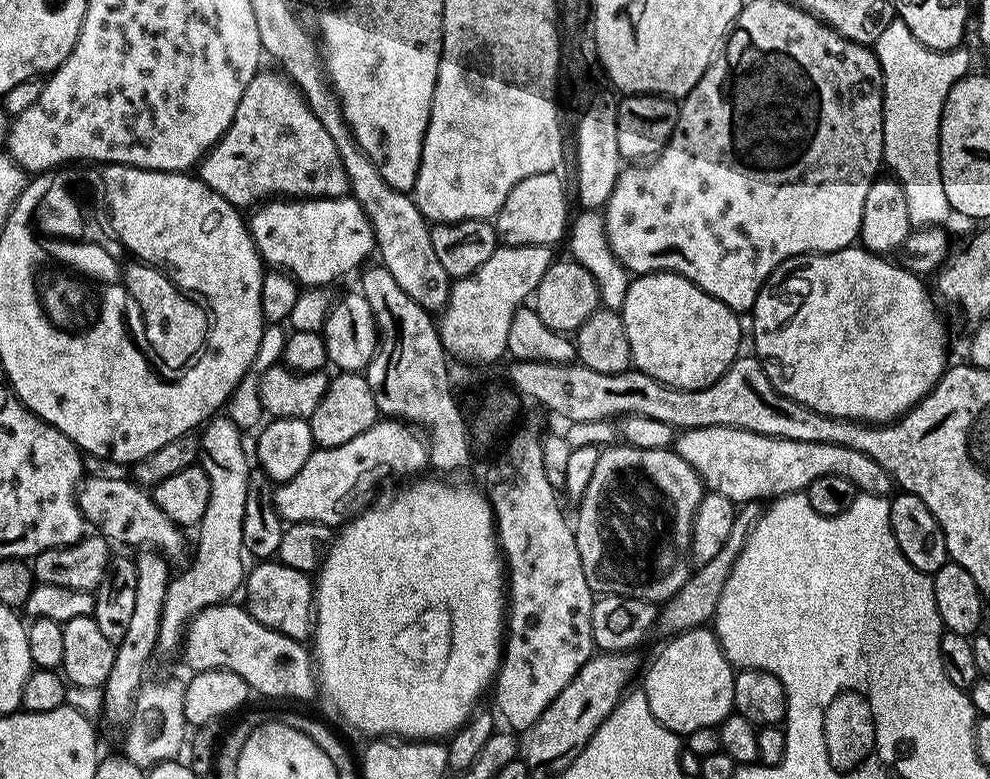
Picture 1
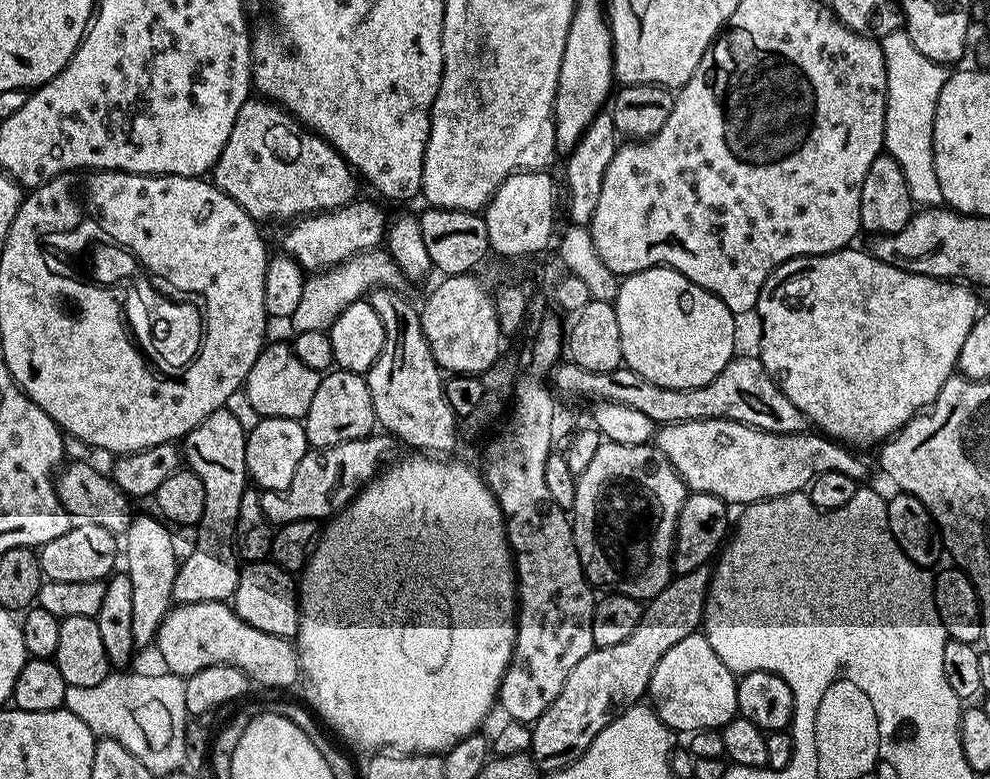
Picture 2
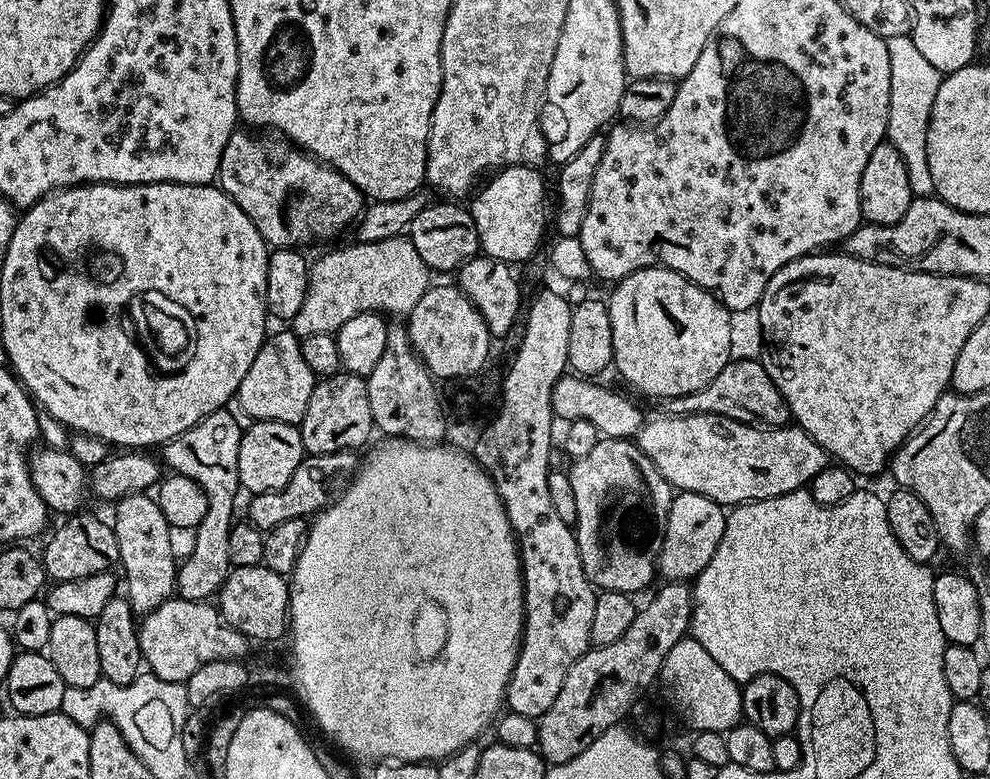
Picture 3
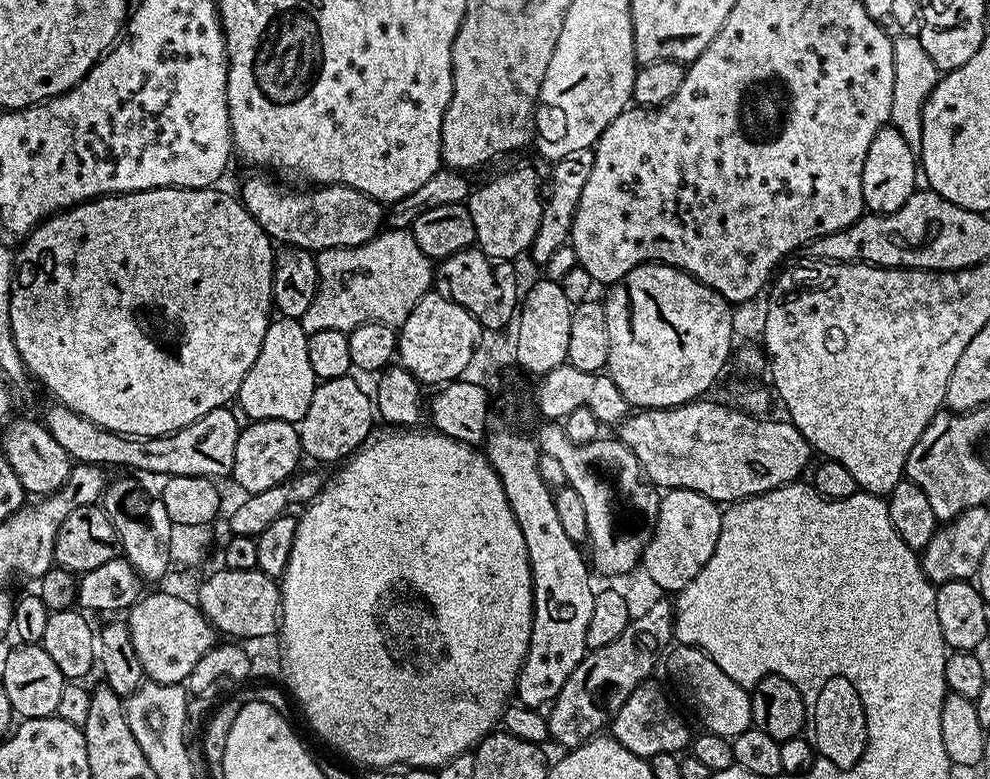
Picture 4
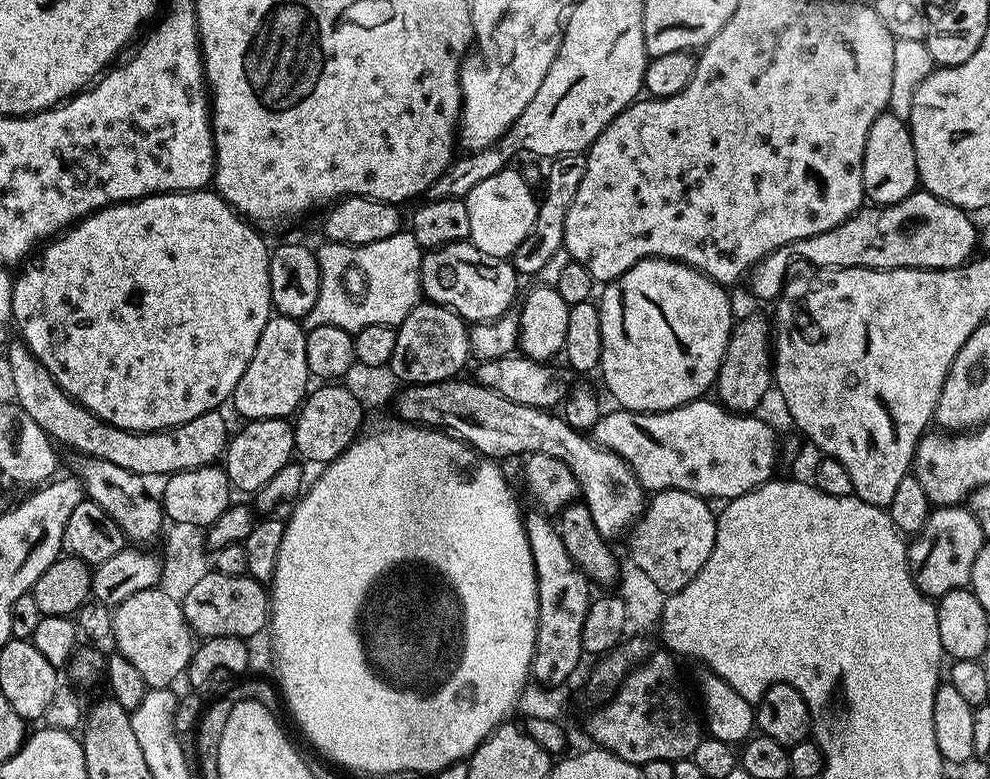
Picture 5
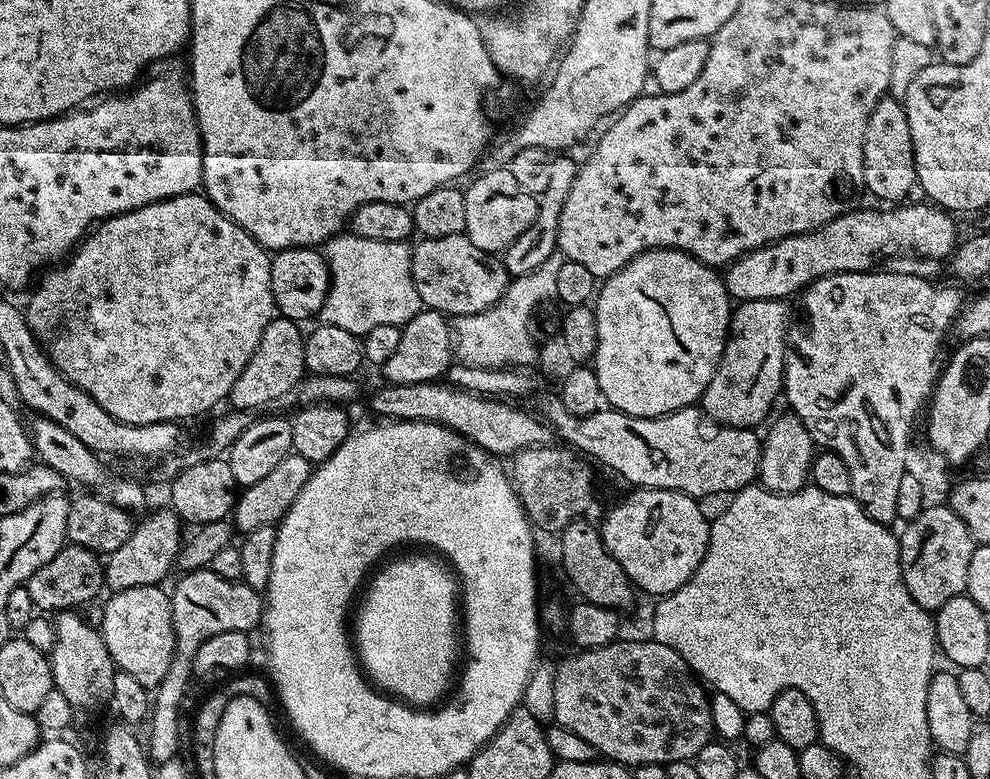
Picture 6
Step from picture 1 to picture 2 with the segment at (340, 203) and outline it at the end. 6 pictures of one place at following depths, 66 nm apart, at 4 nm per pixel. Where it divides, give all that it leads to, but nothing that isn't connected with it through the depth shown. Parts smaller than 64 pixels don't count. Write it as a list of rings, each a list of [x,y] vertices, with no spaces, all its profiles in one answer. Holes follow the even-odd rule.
[[[357,198],[344,208],[339,208],[333,212],[317,212],[315,216],[303,217],[291,225],[292,228],[284,236],[283,255],[294,258],[305,270],[323,270],[334,268],[344,260],[349,260],[351,256],[357,256],[359,252],[371,252],[379,249],[385,243],[388,235],[390,216],[387,216],[378,205],[372,200]]]

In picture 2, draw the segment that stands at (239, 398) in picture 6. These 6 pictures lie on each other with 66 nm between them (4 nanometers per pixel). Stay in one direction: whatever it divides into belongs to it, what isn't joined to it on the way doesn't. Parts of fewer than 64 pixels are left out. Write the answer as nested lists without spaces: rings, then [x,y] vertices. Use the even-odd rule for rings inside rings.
[[[269,343],[258,354],[254,366],[250,366],[250,374],[244,380],[242,396],[248,399],[248,404],[257,412],[257,417],[273,416],[303,421],[306,410],[310,410],[310,402],[318,391],[320,378],[321,373],[298,362],[298,354],[292,352],[291,343]]]

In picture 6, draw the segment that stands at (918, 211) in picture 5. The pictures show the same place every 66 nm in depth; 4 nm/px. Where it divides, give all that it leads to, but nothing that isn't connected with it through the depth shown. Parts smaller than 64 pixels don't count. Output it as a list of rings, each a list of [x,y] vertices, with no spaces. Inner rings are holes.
[[[931,202],[908,203],[885,207],[885,212],[871,212],[868,208],[844,212],[813,232],[755,248],[723,269],[729,297],[736,302],[788,300],[818,278],[839,272],[866,272],[877,267],[876,260],[887,256],[925,256],[942,261],[948,258],[958,245],[953,213]]]

